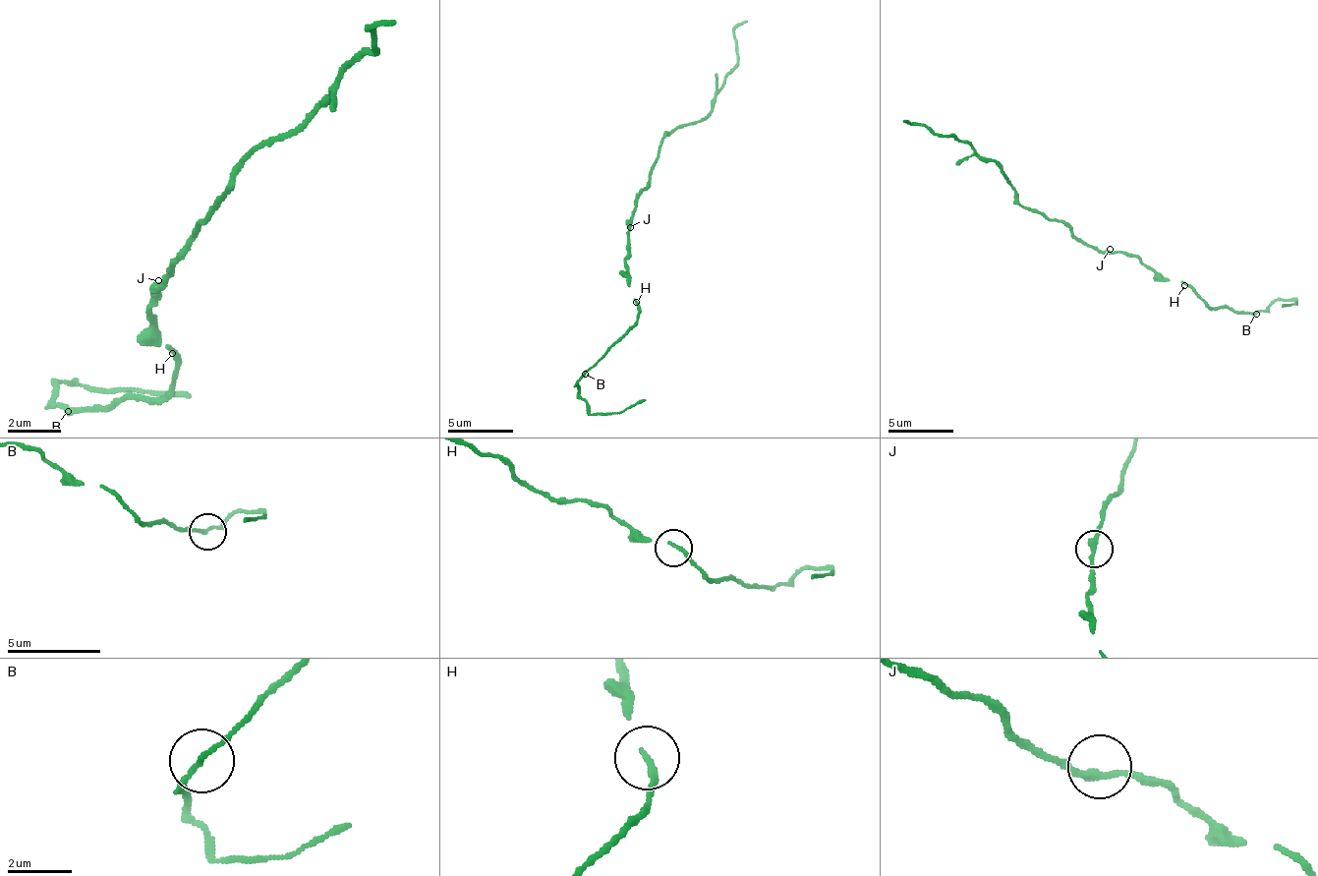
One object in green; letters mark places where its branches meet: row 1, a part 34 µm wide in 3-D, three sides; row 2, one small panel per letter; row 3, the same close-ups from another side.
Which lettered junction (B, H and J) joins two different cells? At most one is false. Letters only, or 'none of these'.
B

